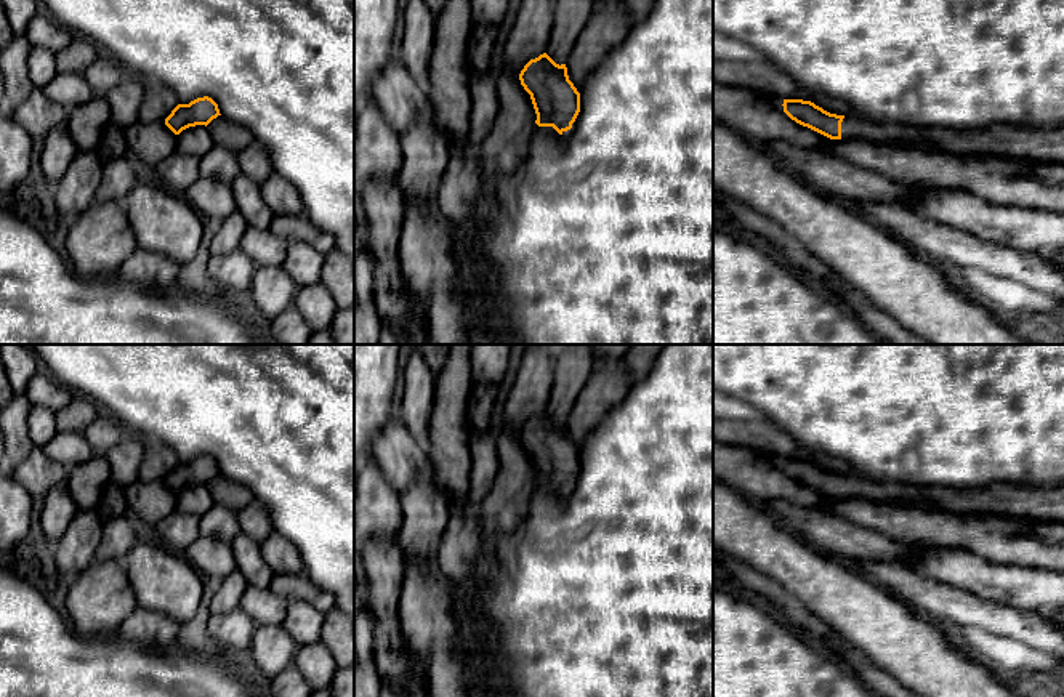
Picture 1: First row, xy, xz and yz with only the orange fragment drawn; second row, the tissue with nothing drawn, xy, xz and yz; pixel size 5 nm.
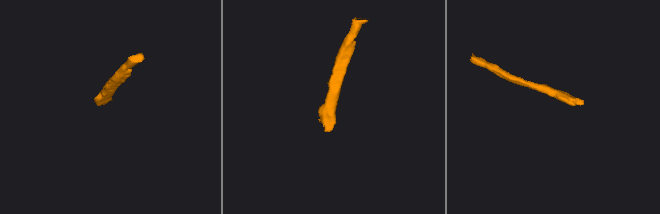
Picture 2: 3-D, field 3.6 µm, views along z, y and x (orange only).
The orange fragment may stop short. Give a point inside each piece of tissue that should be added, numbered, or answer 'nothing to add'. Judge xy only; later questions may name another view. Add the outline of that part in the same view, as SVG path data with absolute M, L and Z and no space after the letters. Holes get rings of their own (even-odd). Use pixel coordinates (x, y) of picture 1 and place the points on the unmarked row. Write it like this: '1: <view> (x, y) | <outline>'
nothing to add

